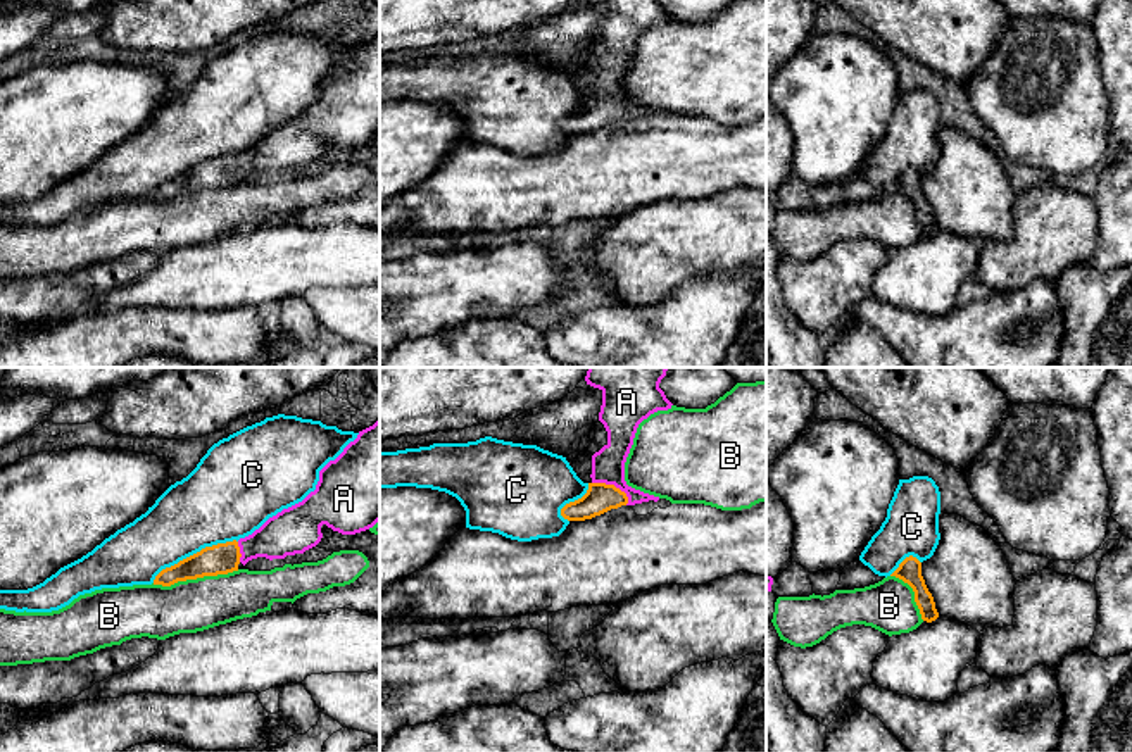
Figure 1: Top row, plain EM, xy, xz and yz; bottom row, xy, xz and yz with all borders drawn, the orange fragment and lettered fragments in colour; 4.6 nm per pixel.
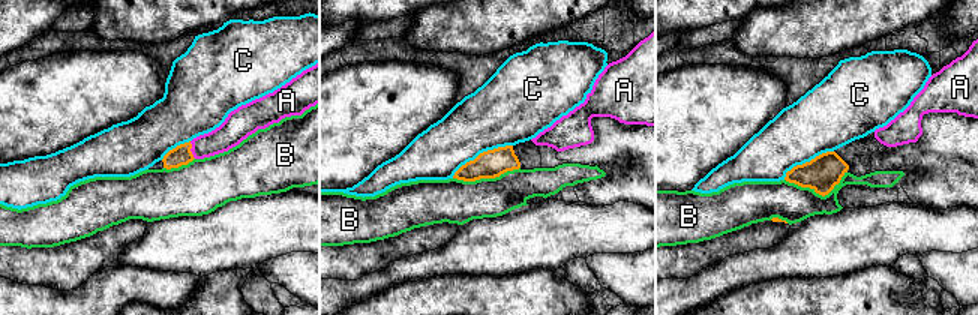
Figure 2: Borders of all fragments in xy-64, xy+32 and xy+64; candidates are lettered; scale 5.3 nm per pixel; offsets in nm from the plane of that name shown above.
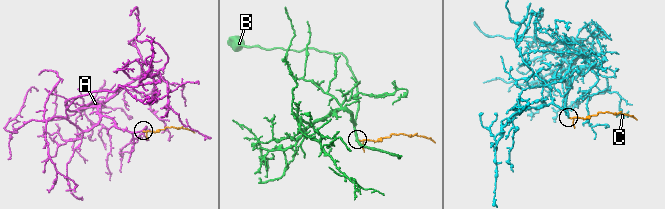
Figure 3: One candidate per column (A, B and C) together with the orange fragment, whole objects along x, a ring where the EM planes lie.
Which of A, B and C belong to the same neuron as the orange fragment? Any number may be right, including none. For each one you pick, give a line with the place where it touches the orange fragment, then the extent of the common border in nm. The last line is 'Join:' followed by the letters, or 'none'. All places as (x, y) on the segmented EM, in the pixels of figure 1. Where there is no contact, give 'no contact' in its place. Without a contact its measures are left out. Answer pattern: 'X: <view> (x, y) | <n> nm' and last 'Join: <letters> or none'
A: xz (613, 485) | 200 nm
Join: A

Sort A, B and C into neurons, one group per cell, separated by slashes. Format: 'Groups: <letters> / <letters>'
Groups: A / B / C

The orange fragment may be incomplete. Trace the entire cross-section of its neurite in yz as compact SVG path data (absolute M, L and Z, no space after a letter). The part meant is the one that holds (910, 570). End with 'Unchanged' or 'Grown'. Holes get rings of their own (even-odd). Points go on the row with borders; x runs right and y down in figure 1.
M909 555L890 574L908 583L915 592L915 602L920 609L921 619L932 623L939 617L932 593L928 592L921 576L921 562Z. Unchanged

